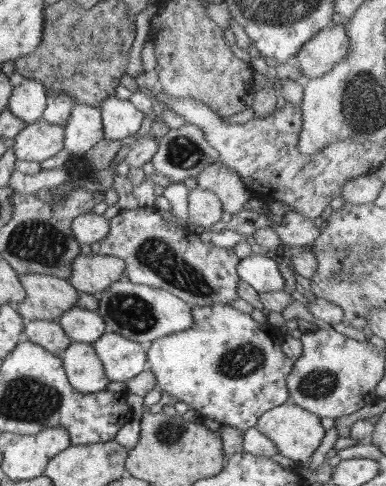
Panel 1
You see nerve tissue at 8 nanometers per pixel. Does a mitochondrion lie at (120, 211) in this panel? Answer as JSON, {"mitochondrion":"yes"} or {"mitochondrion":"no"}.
{"mitochondrion":"no"}

